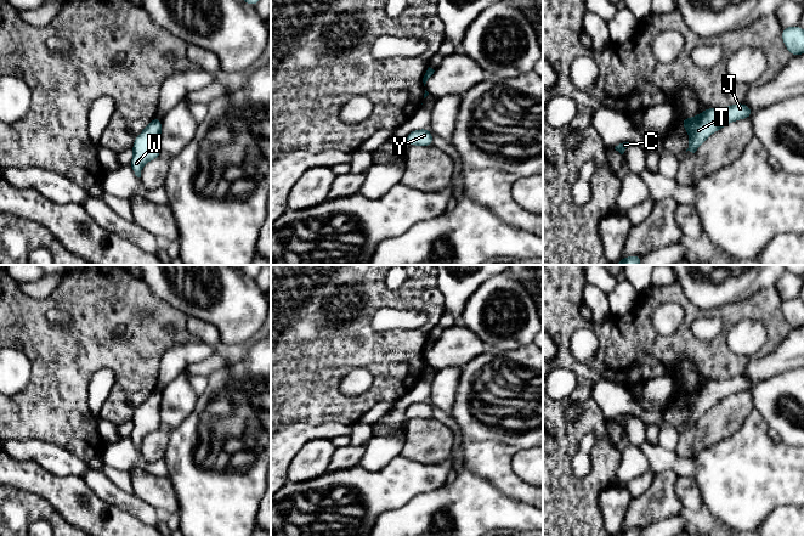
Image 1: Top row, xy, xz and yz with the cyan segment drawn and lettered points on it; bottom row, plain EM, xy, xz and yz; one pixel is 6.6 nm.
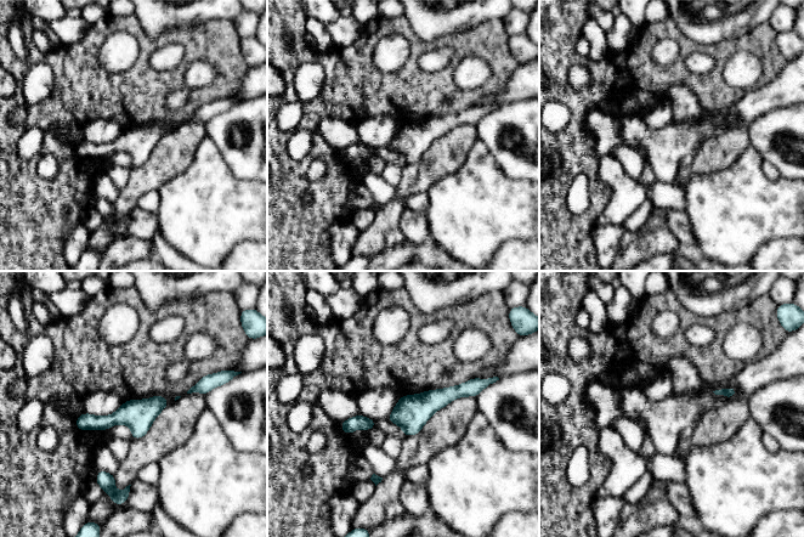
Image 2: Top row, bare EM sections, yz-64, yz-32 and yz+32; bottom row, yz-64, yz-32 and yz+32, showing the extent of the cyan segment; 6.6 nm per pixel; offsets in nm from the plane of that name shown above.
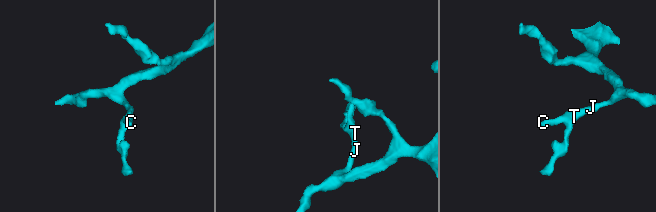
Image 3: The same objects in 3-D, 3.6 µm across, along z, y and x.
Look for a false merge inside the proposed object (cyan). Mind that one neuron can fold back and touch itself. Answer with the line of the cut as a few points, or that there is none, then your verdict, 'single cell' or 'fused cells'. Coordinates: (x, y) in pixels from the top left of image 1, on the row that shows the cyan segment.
no cut | single cell

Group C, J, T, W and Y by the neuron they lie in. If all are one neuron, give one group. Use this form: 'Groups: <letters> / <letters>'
Groups: C J T W Y

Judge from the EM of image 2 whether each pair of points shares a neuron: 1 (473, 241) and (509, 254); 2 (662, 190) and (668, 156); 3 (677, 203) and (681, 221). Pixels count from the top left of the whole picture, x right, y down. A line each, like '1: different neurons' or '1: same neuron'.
1: different neurons
2: different neurons
3: different neurons

